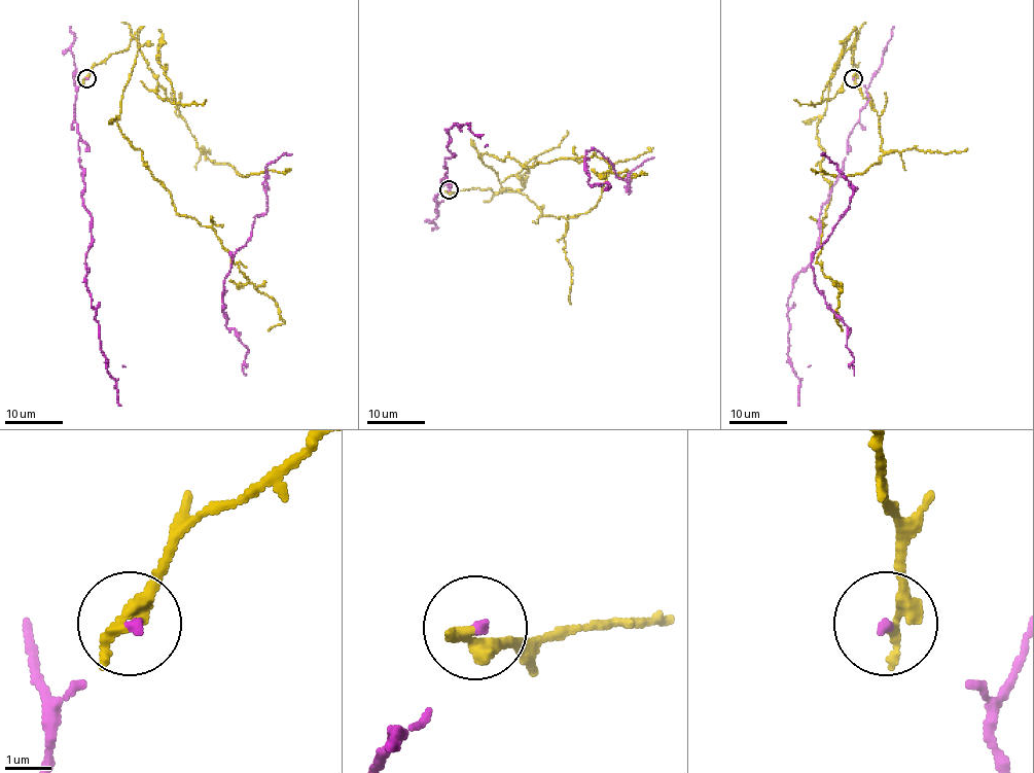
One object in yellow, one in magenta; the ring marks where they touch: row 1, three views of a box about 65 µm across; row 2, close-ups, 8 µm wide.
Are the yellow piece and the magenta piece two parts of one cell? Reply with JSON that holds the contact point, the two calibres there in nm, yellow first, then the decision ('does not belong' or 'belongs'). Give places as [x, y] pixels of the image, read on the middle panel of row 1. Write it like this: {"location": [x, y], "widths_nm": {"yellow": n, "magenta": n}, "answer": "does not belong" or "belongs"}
{"location": [449, 189], "widths_nm": {"yellow": 400, "magenta": 150}, "answer": "does not belong"}

